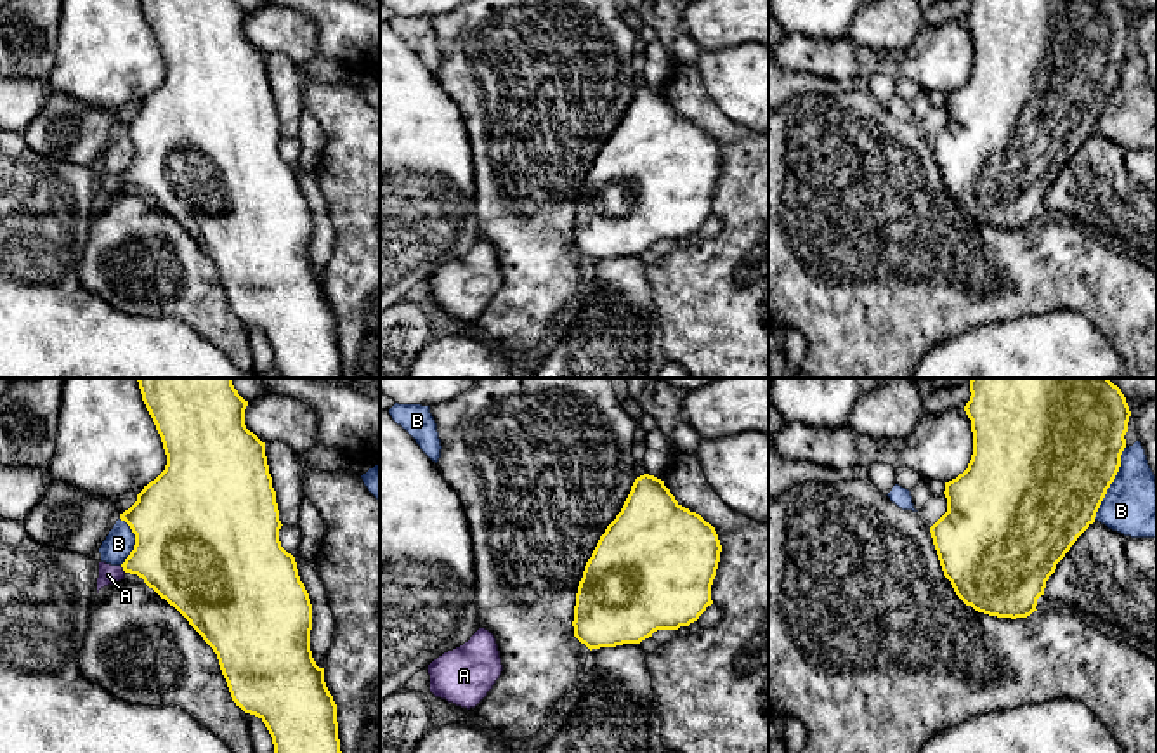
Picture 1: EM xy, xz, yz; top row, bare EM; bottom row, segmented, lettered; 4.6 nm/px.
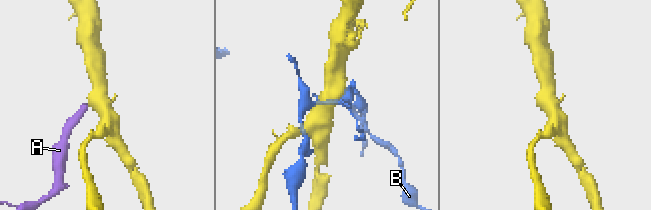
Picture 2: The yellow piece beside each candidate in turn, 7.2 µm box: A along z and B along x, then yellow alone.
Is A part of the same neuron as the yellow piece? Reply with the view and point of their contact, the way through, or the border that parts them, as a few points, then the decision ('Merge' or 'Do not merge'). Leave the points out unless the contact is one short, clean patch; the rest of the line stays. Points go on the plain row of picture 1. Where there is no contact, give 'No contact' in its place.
Touches yellow at xy (124, 181). Path across: xy (176, 167), (141, 172), (124, 181), (108, 186). Merge

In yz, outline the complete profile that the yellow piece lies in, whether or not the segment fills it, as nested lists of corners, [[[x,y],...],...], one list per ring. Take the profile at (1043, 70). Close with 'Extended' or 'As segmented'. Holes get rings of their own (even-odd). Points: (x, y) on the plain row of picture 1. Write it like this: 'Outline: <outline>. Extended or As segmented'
Outline: [[[970,0],[971,7],[964,17],[971,31],[973,66],[968,80],[956,90],[945,94],[947,123],[930,139],[933,156],[944,182],[956,206],[975,222],[997,229],[1027,229],[1044,206],[1046,193],[1055,184],[1056,175],[1065,168],[1077,149],[1095,134],[1096,123],[1114,94],[1121,66],[1126,59],[1128,33],[1131,28],[1121,0]]]. As segmented

